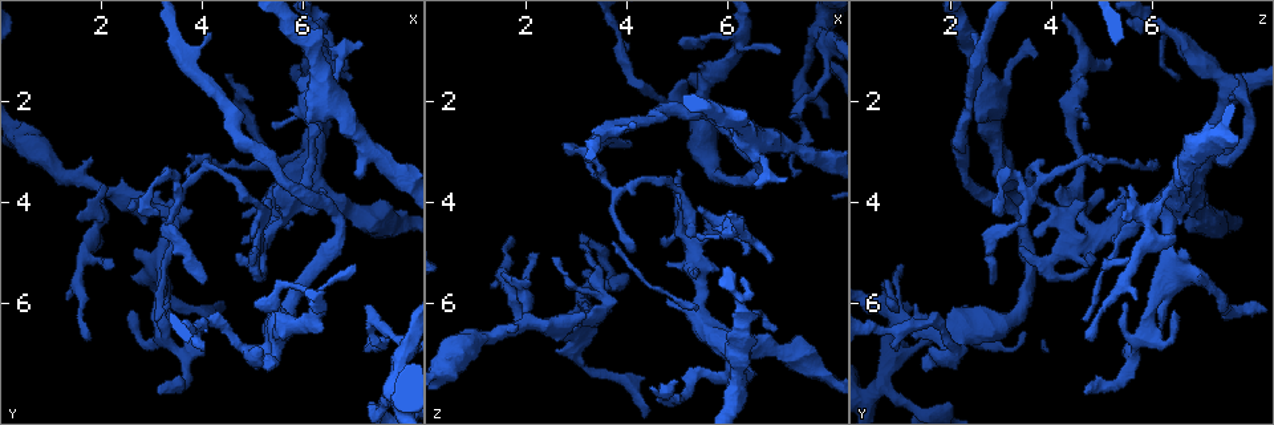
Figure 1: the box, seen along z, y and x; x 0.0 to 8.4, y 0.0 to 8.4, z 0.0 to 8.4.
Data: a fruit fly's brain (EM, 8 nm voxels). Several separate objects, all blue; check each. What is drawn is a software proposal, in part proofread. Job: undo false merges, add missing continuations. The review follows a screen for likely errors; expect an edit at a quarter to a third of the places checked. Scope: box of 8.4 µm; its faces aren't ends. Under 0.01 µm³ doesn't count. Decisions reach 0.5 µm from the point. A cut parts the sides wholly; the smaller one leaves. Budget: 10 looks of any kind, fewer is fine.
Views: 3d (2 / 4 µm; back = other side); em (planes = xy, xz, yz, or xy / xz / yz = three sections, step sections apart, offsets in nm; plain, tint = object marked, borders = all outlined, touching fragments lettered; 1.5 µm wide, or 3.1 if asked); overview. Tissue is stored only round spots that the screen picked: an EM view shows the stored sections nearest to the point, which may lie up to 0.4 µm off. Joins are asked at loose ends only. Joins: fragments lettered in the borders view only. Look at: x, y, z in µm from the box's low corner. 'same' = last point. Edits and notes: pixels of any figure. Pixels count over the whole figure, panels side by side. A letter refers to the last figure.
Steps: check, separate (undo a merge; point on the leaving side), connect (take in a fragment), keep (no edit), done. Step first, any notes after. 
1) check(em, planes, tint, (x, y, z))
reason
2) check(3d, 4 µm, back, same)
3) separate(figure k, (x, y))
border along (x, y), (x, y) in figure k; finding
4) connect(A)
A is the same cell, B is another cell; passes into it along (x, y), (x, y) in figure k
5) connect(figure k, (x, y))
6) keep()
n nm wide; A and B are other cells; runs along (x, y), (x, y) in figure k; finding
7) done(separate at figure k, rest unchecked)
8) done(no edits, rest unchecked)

check(em, xy, step 8, borders, (3.00, 6.35, 4.70))
branch stops here

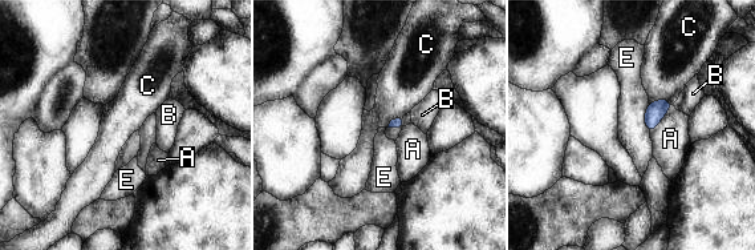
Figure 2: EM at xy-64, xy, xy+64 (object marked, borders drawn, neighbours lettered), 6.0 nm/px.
keep()
A, B, C and E are other cells; border along (648, 104), (645, 128), (649, 132) in figure 2; no lettered fragment goes on from it

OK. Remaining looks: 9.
check(3d, 4 µm, back, (7.20, 6.50, 3.50))
long arm stops here

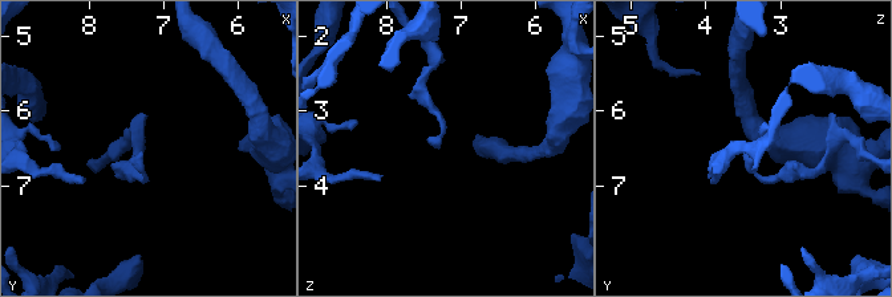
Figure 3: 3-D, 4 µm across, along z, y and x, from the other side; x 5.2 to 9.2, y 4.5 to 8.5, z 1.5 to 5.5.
check(em, planes, borders, (7.25, 6.55, 3.45))
need the tissue

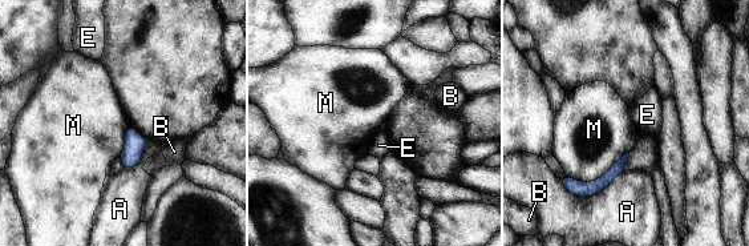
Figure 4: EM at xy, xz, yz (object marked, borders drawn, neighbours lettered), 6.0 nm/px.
keep()
A, B, E and M are other cells; runs along (622, 162), (596, 186), (577, 184) in figure 4; none of them fits

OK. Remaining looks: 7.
check(em, planes, borders, (5.30, 4.60, 4.85))
four or more arms meet

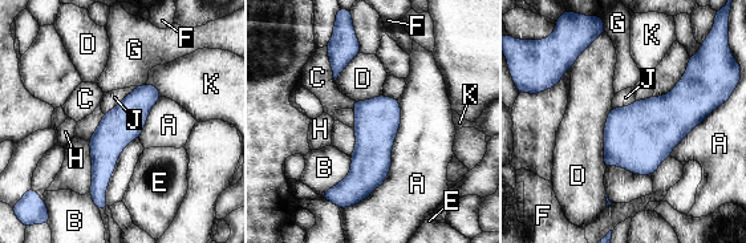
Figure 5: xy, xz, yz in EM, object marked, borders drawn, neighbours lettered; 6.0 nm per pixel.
keep()
A, B, C, D, E, F, G, H, J and K are other cells; border along (138, 86), (104, 114) in figure 5; continuous, no second neuron

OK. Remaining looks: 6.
check(3d, 2 µm, back, (5.40, 2.50, 4.60))
thin end

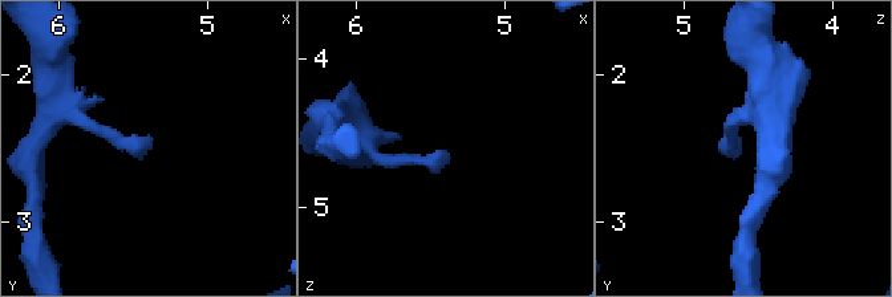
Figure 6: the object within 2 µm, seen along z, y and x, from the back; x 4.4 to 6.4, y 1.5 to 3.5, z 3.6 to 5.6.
check(em, planes, borders, (5.40, 2.50, 4.62))
shape alone is not enough

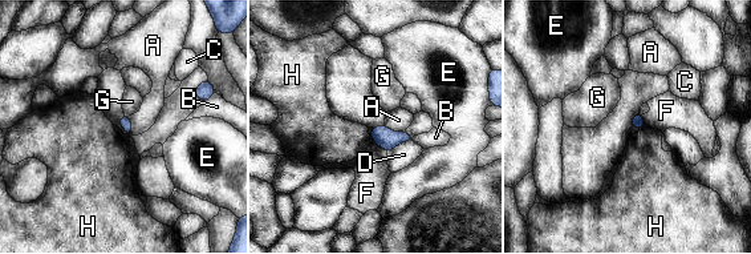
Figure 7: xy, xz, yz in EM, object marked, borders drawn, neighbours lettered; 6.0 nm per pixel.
keep()
A, B, C, D, E, F, G and H are other cells; none of them fits

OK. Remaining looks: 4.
check(3d, 4 µm, (1.35, 5.95, 5.70))
free end

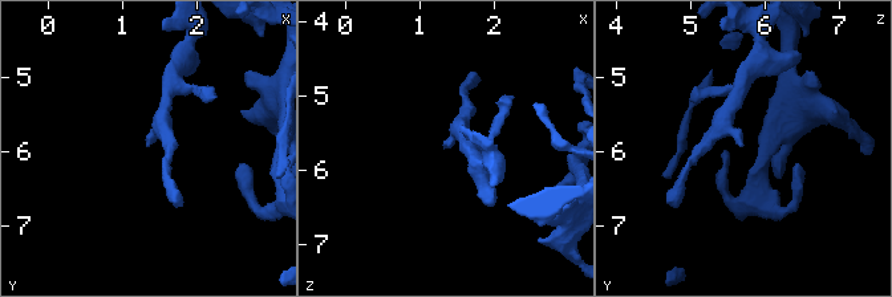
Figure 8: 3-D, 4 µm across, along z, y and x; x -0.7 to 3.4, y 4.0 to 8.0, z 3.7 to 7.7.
check(em, planes, borders, (1.35, 5.95, 5.70))
arms of 200, 200 nm

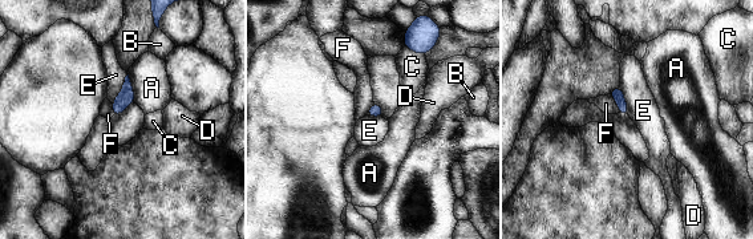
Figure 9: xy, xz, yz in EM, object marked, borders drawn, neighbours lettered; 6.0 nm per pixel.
keep()
E touches over 190 nm; A, B, C, D, E and F are other cells; none of them fits

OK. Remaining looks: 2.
done(no edits, rest unchecked)

